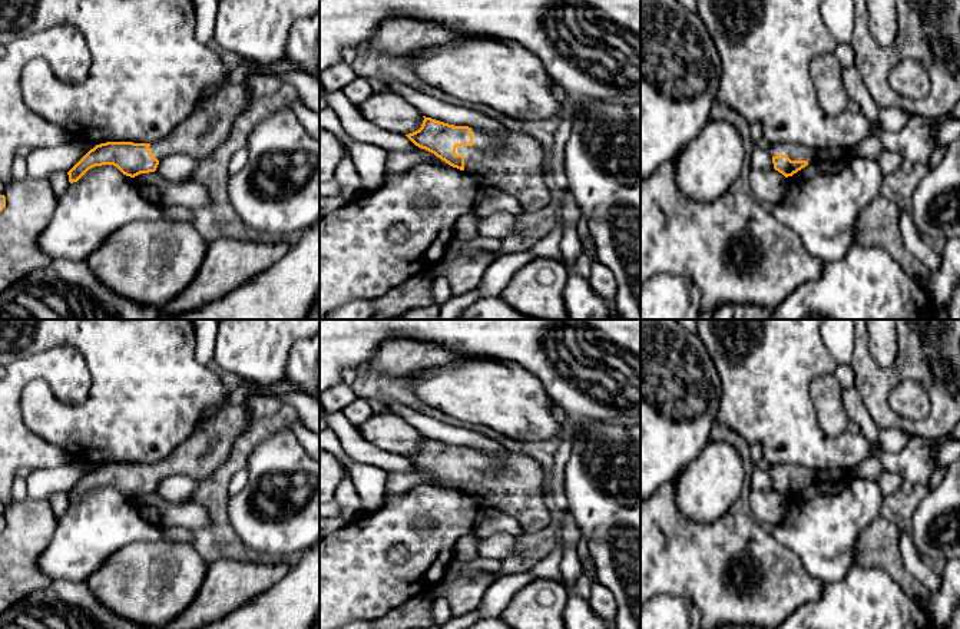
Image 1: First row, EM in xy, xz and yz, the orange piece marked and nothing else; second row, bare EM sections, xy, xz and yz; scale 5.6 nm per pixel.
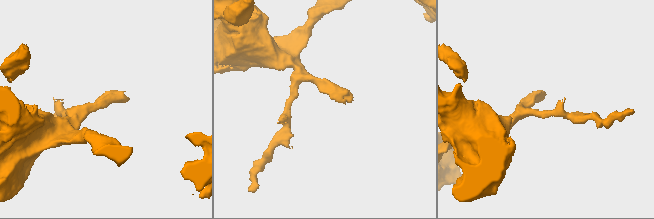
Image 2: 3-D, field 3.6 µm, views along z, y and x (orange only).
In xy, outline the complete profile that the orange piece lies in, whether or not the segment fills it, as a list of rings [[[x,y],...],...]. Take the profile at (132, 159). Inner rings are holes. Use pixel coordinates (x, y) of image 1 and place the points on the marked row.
[[[244,83],[228,85],[212,93],[193,113],[166,138],[155,143],[106,142],[90,149],[69,172],[69,182],[77,182],[89,169],[113,165],[123,175],[135,178],[155,172],[159,162],[173,153],[185,153],[195,160],[209,156],[228,138],[236,116],[249,105],[249,92]]]

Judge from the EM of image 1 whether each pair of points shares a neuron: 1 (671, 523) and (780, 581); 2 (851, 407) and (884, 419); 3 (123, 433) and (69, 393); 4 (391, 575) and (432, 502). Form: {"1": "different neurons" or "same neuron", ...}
{"1": "same neuron", "2": "different neurons", "3": "different neurons", "4": "same neuron"}

